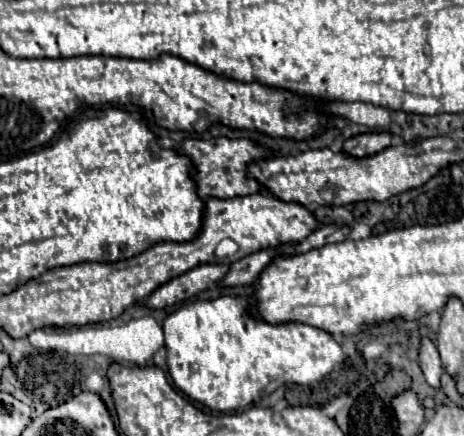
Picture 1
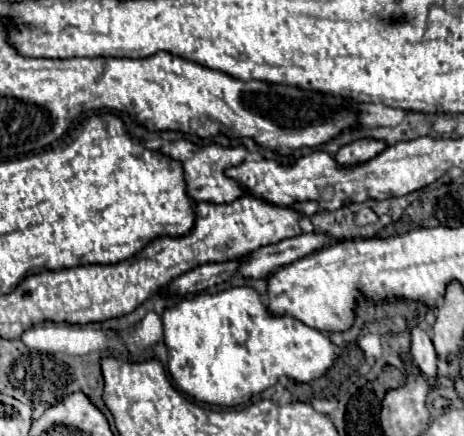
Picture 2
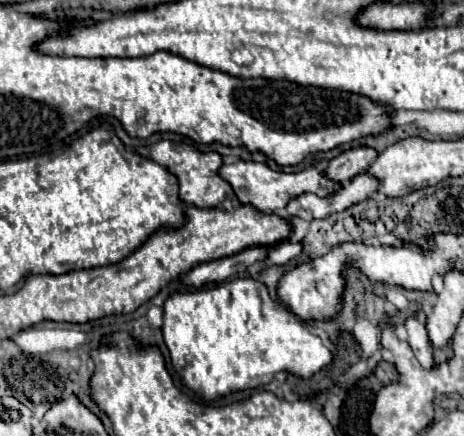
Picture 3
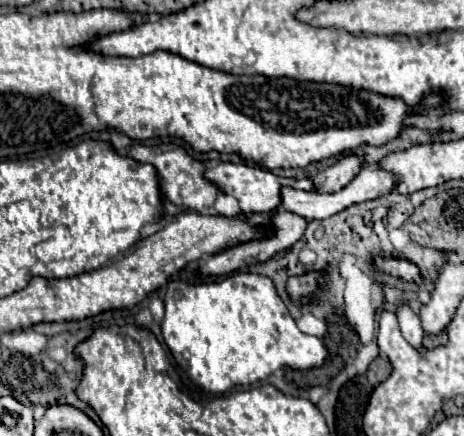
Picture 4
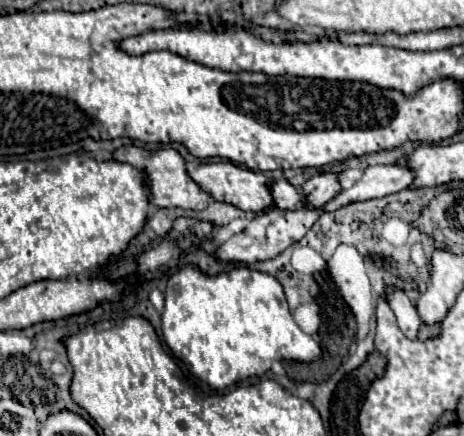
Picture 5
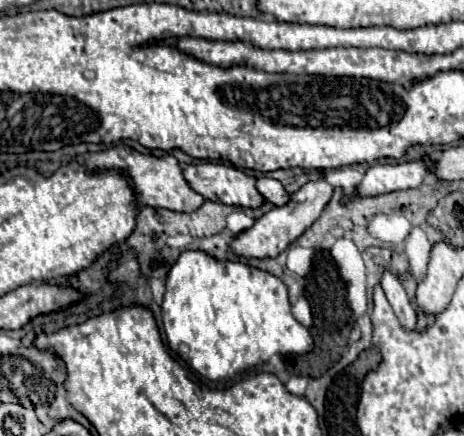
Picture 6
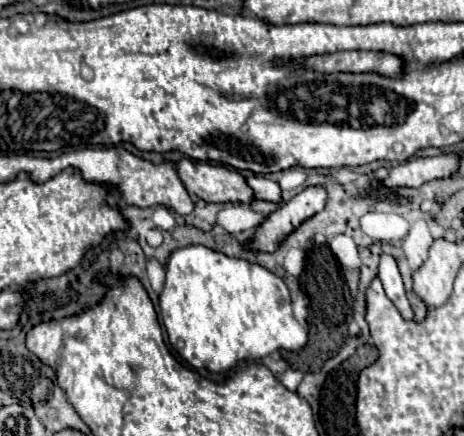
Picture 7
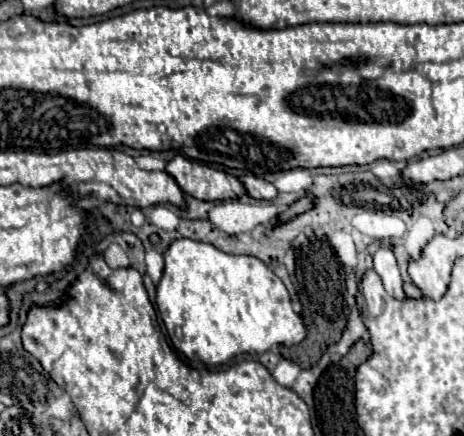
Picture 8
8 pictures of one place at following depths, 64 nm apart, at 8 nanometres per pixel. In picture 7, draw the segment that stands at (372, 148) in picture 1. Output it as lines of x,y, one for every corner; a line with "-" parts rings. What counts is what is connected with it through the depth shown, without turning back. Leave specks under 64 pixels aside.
324,186
304,188
290,202
270,212
256,228
254,238
250,242
244,242
244,246
254,252
276,252
284,244
288,234
292,234
304,220
312,218
324,208
326,198
328,194

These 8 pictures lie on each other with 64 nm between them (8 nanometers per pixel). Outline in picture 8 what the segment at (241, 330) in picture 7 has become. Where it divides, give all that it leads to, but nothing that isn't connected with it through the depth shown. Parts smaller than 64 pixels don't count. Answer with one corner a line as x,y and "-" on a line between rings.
188,238
176,240
164,252
164,274
156,288
156,304
164,320
166,332
178,352
192,362
206,366
228,364
240,354
264,354
276,344
294,346
306,338
302,318
292,310
290,296
282,280
254,256
232,256
212,244
194,242

